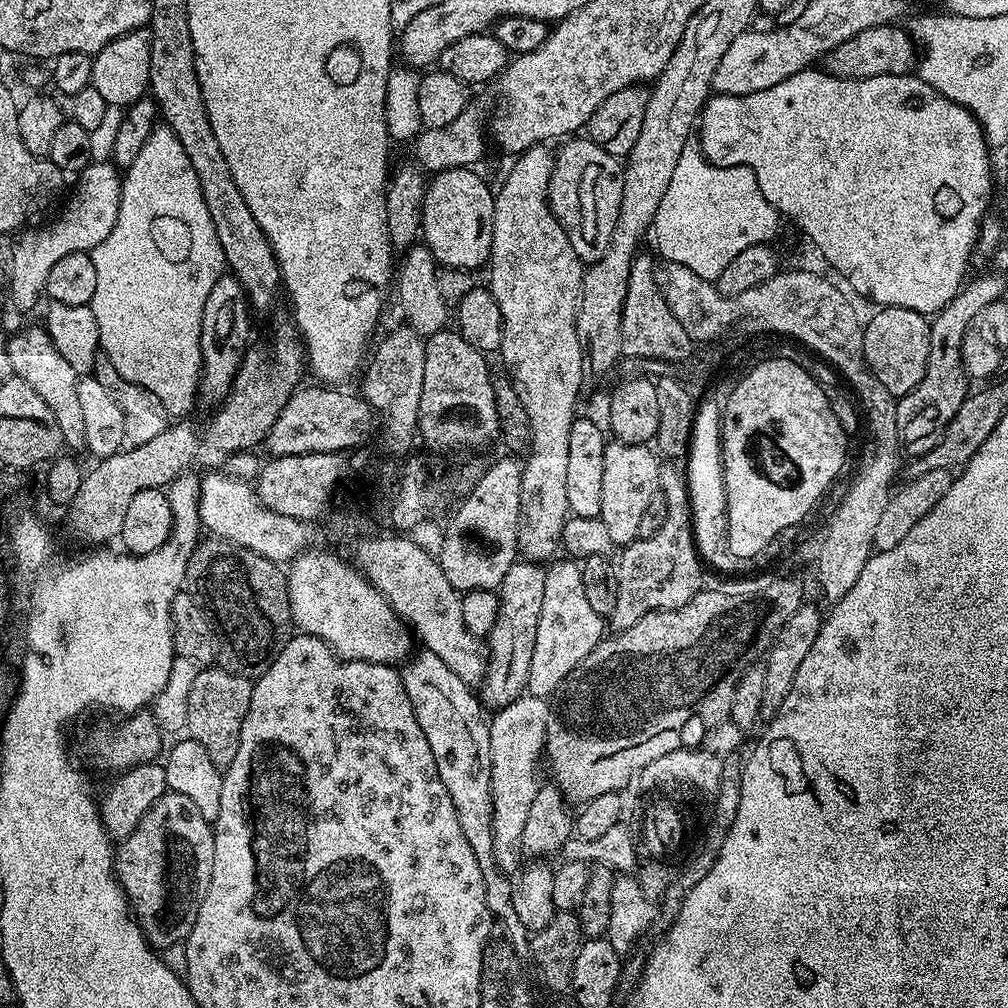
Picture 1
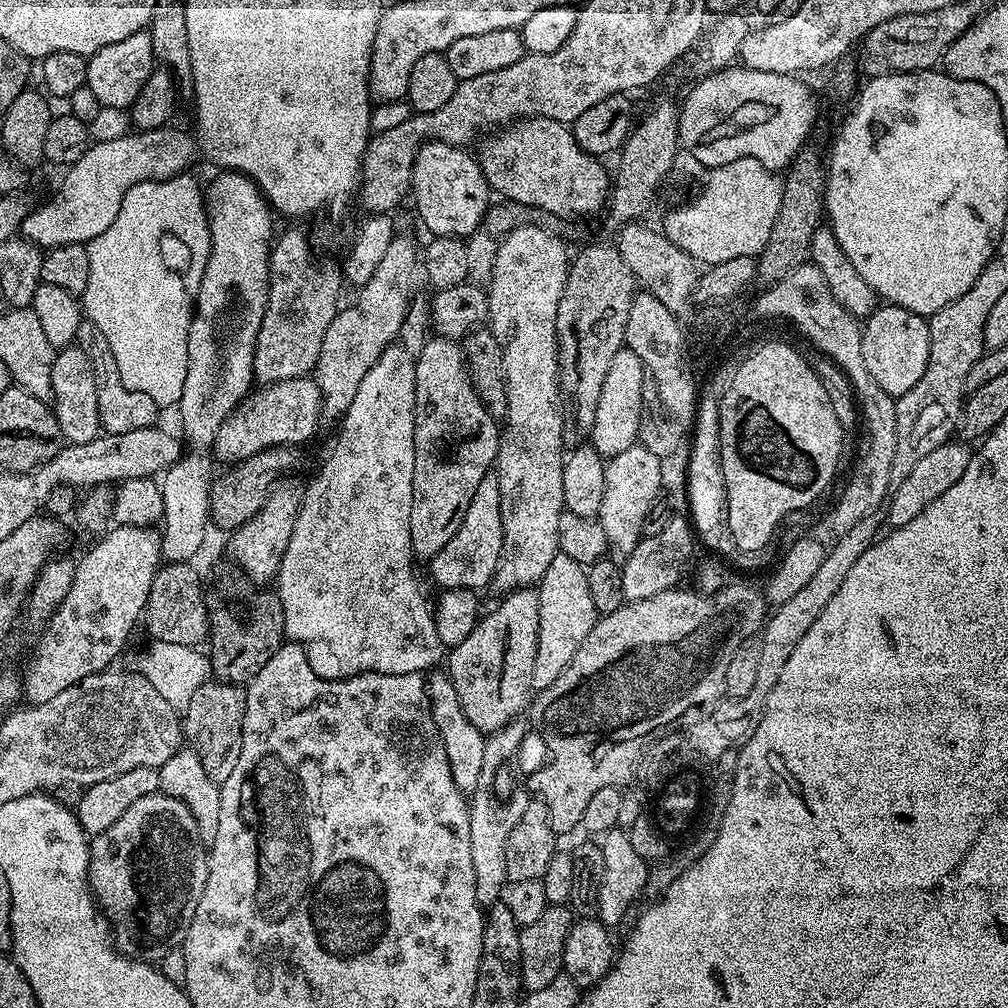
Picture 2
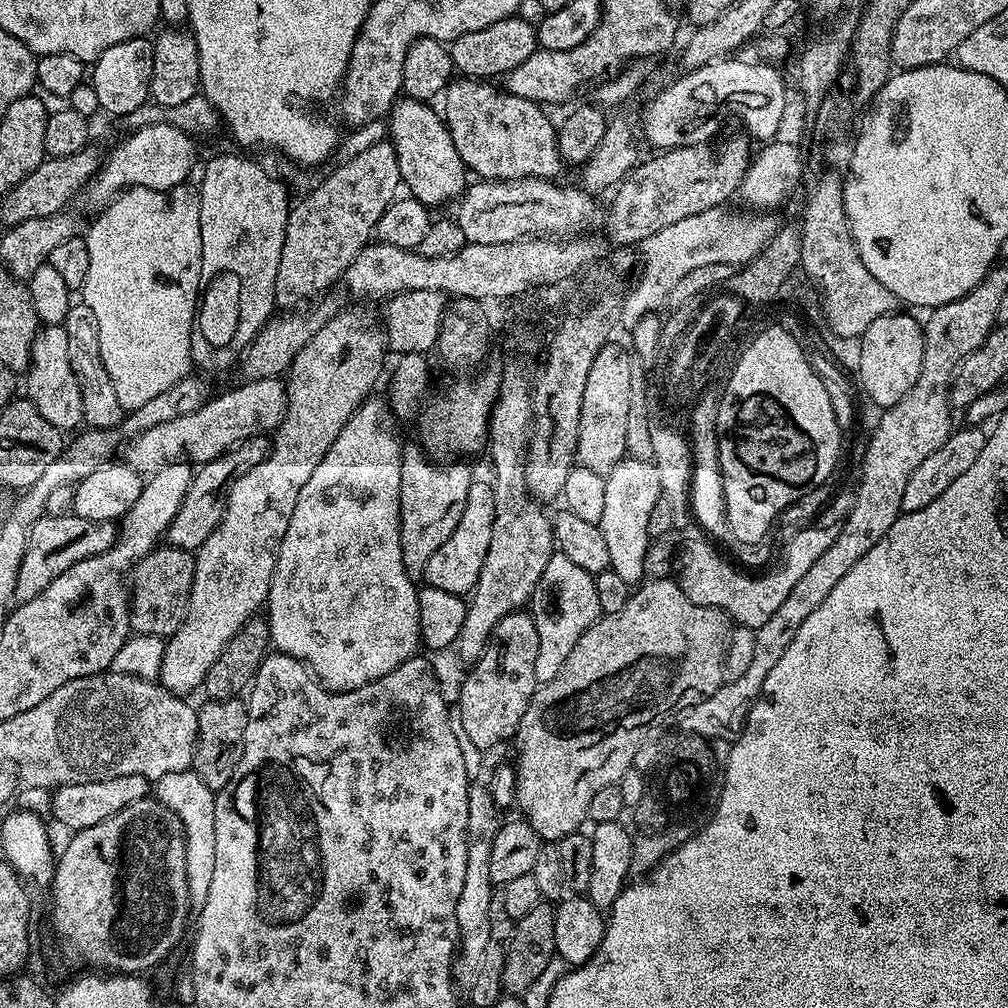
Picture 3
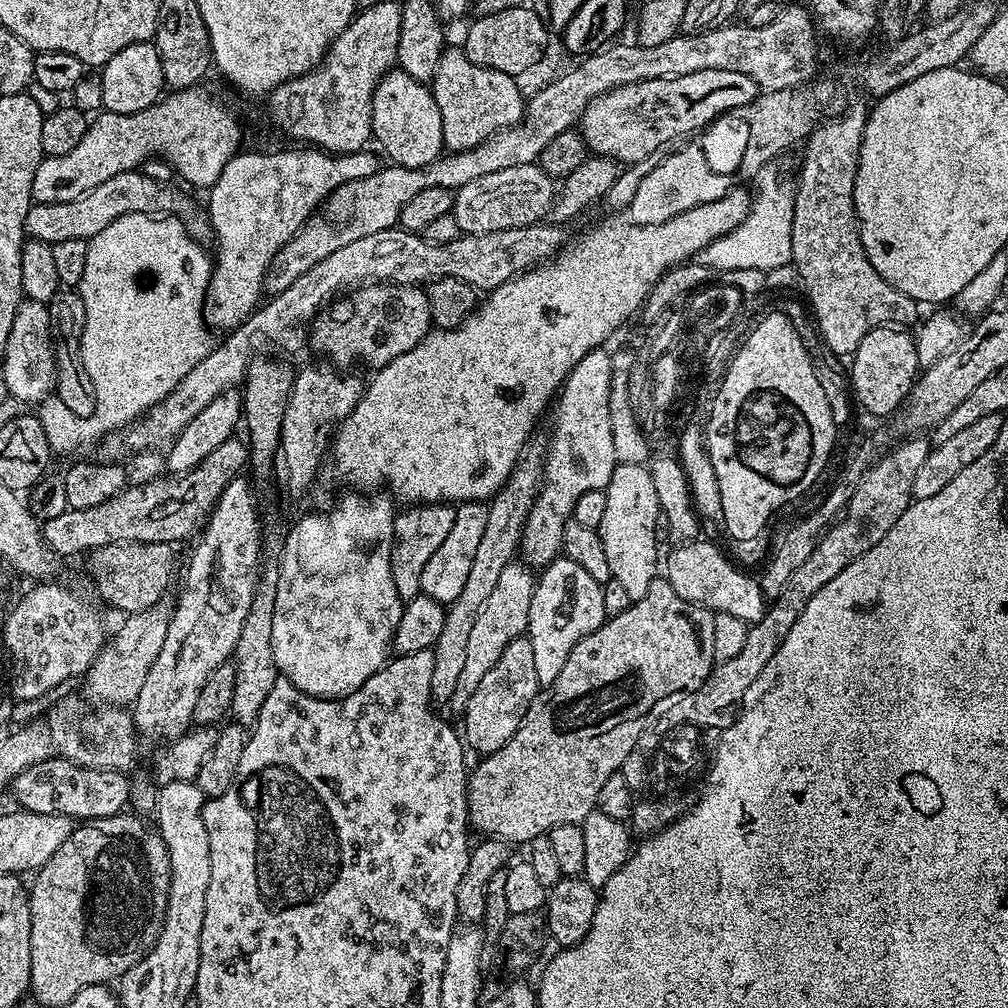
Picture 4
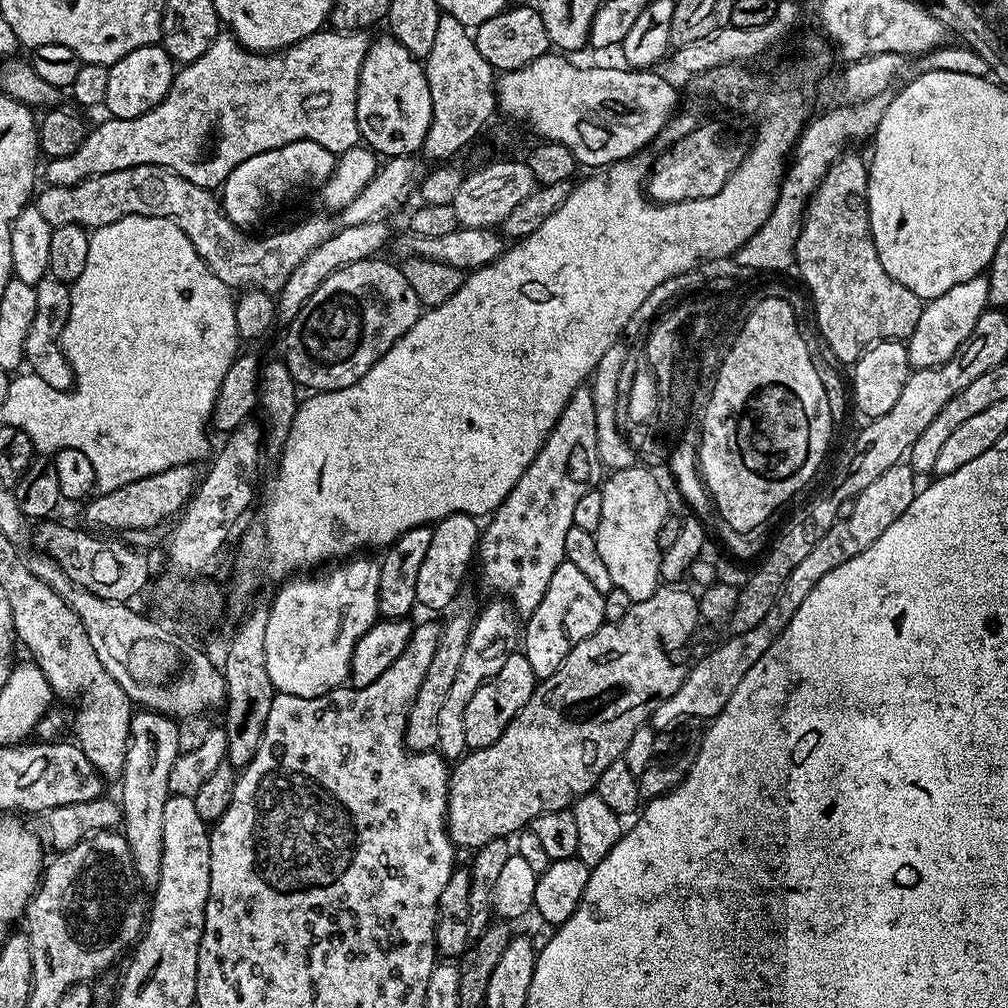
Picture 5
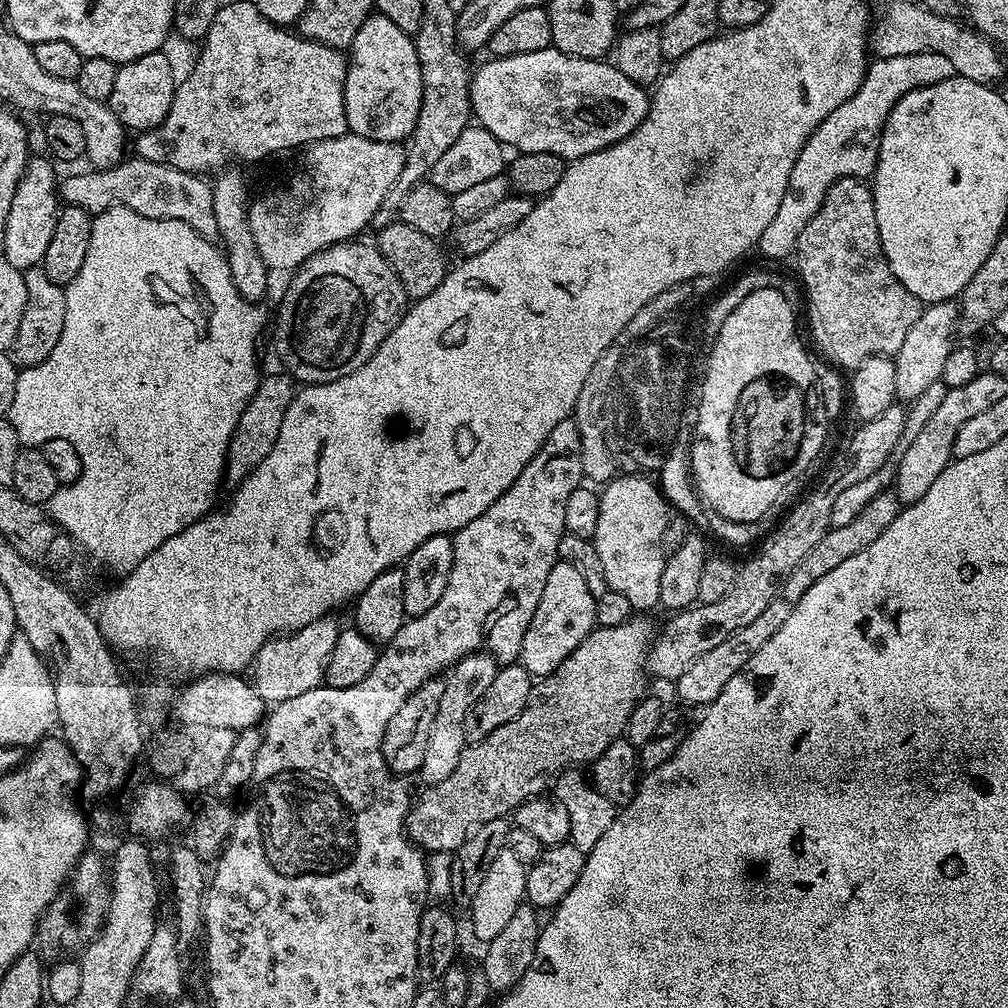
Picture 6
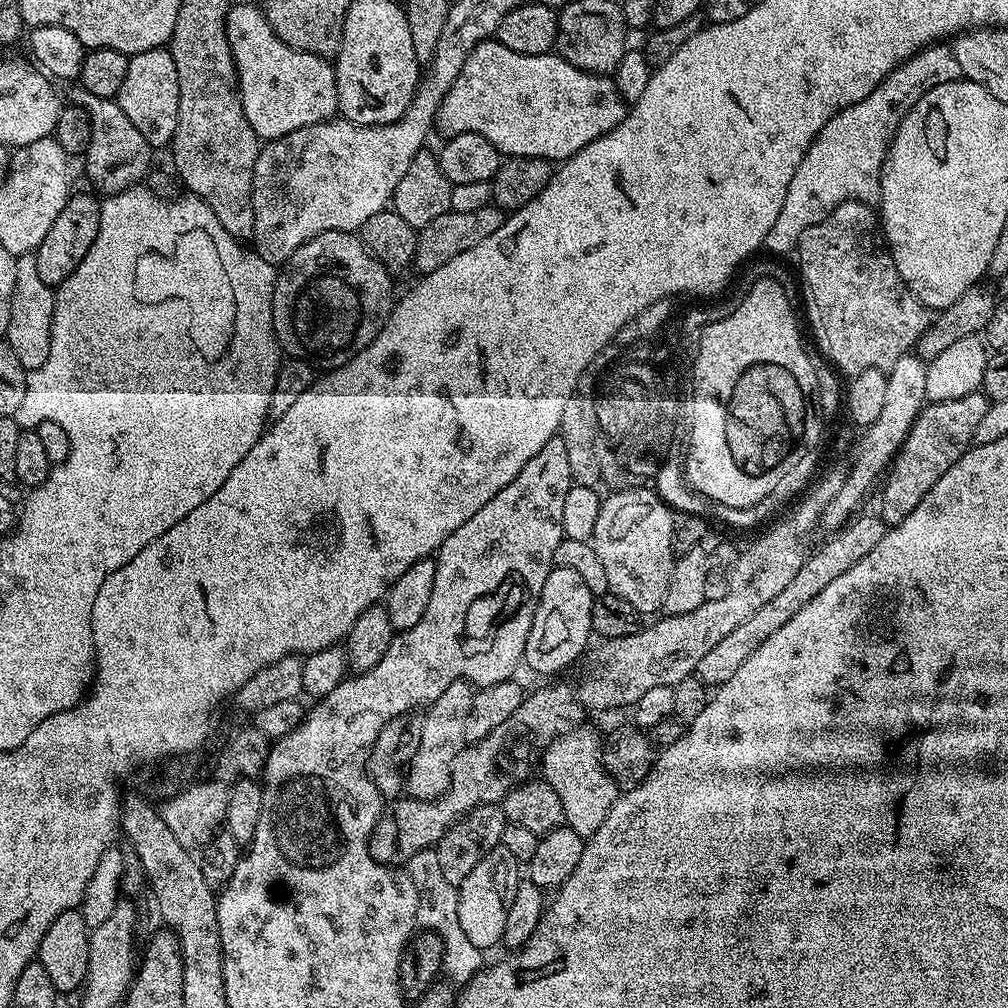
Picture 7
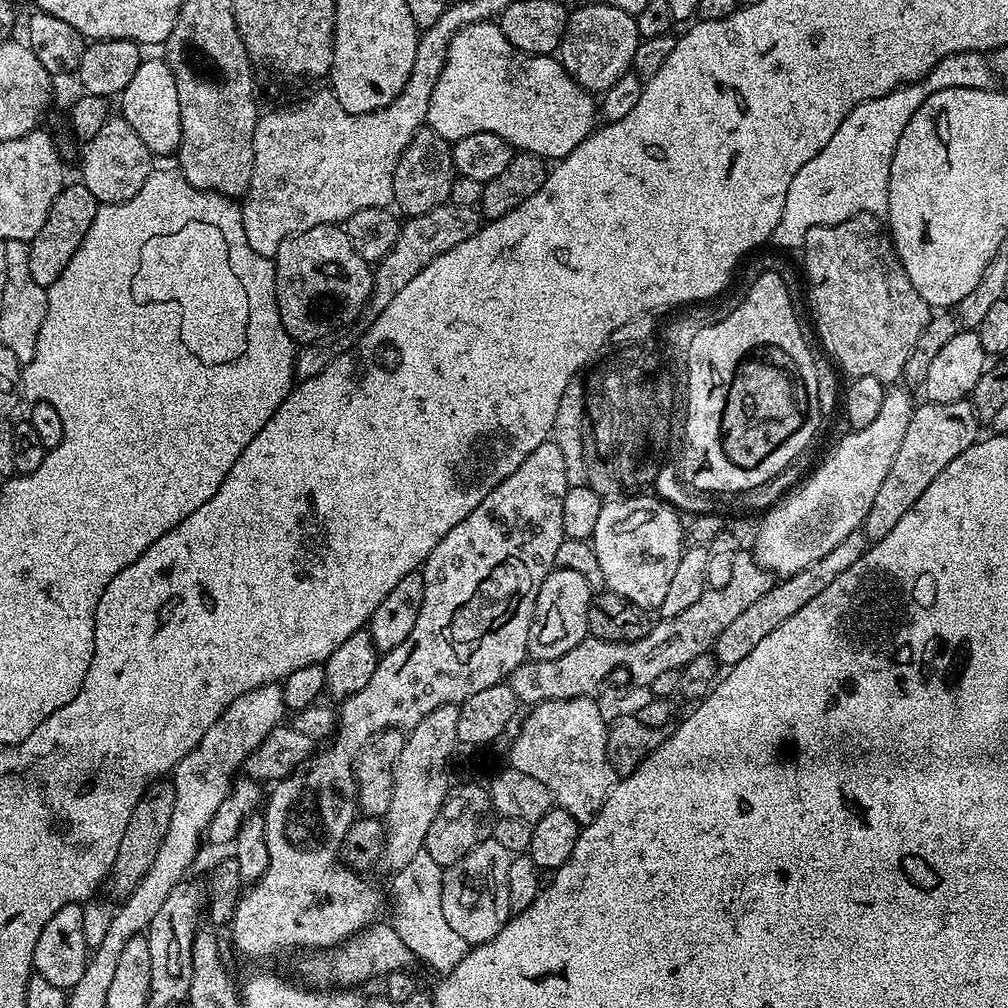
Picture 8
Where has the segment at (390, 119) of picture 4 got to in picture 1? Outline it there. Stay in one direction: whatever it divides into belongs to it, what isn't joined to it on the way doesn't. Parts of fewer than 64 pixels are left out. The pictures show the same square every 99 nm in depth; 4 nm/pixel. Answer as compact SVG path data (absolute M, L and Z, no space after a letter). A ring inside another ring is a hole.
M471 167L451 168L431 177L424 199L422 240L432 252L437 265L477 270L489 263L495 201L493 189L488 189L487 182Z

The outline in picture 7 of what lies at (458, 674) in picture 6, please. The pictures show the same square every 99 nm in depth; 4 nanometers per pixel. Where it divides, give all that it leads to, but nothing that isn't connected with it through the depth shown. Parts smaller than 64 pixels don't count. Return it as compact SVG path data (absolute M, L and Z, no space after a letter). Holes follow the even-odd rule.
M455 680L446 686L446 690L442 690L433 704L427 705L423 713L422 738L406 769L406 792L409 797L415 800L435 800L450 786L454 758L466 743L466 714L470 714L470 706L475 697L473 685L466 680Z

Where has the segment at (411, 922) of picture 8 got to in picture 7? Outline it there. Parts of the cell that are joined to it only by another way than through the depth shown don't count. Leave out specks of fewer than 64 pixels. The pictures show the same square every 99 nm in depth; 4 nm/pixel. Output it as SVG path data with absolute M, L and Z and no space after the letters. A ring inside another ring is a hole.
M435 849L420 851L408 860L406 871L419 890L416 924L423 931L437 932L444 940L443 966L441 973L451 982L463 986L473 979L485 965L483 949L474 946L458 926L455 904L457 887L446 881L438 865L438 854Z

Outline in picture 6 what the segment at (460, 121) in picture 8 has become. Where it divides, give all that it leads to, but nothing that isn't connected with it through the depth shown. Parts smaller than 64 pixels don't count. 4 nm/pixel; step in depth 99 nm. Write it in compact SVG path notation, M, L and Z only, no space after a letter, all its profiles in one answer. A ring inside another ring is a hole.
M550 47L530 54L488 58L480 69L472 72L470 102L475 123L490 130L490 134L509 149L516 148L517 153L554 154L571 162L609 148L630 135L646 118L650 96L645 85L626 78L626 74L611 62L567 56Z

